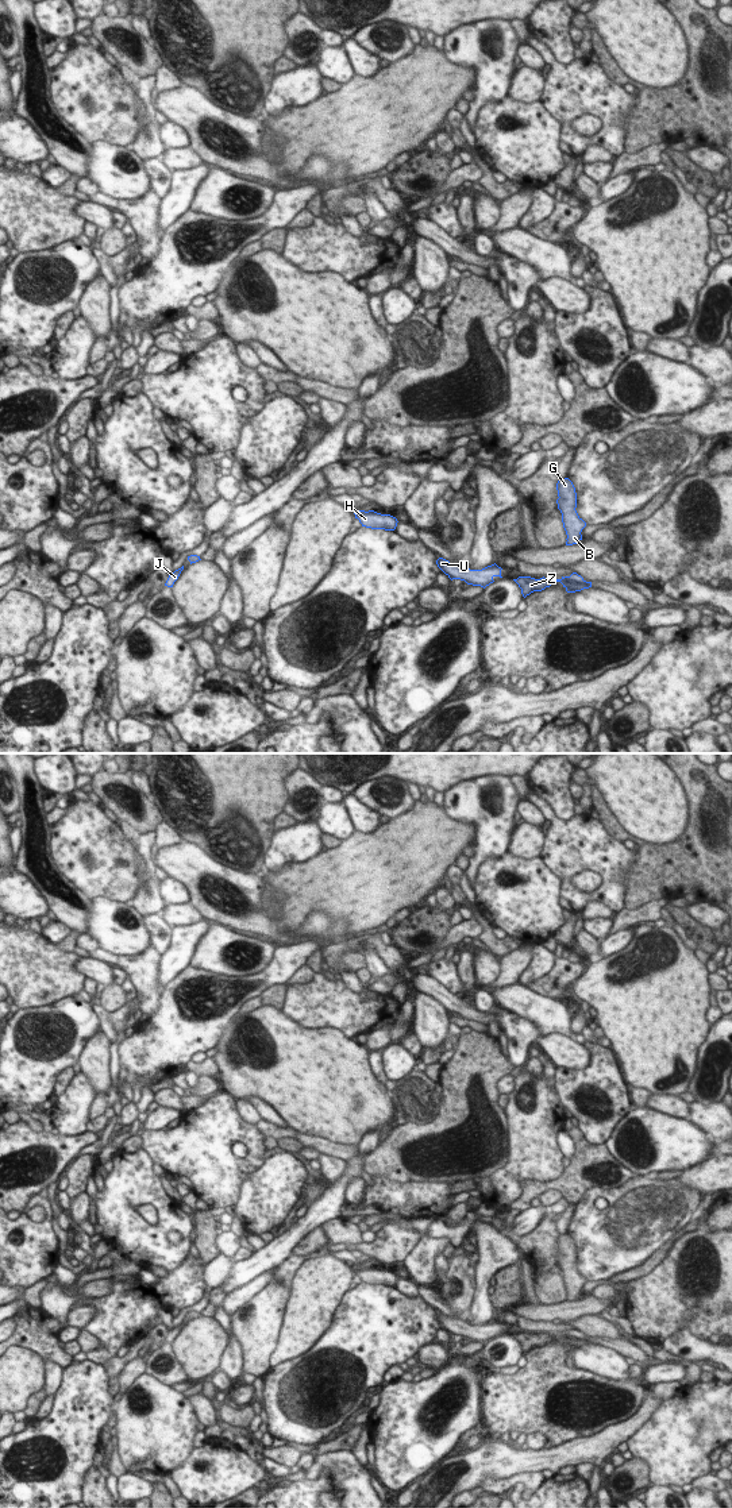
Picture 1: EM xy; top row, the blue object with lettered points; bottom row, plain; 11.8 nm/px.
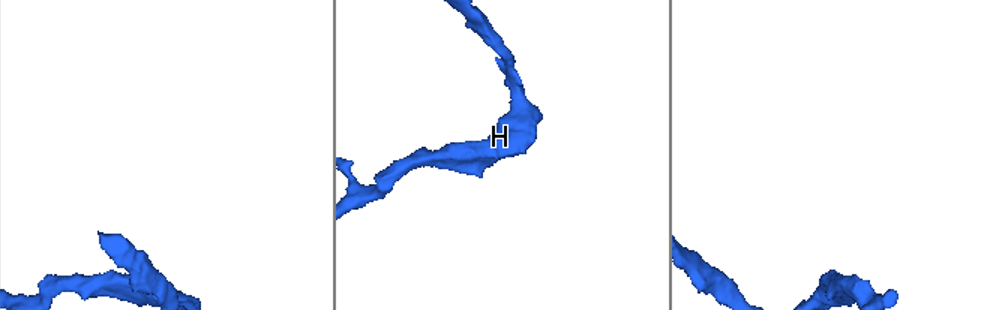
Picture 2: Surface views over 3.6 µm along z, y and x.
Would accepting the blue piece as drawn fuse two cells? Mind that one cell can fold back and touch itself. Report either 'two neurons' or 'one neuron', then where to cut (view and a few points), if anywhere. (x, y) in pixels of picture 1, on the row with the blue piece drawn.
two neurons; cut xy (555, 579), (561, 581)

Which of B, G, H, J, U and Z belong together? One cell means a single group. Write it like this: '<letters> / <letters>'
B G / H J U Z

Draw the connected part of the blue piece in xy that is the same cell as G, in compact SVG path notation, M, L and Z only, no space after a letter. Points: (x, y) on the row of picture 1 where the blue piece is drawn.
M569 478L559 479L556 483L558 490L558 509L562 513L563 528L567 535L566 545L578 544L582 540L582 529L586 522L578 516L577 508L577 493L573 482Z

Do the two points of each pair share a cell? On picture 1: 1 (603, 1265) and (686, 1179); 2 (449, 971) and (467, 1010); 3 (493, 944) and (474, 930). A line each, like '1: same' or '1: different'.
1: different
2: different
3: different

